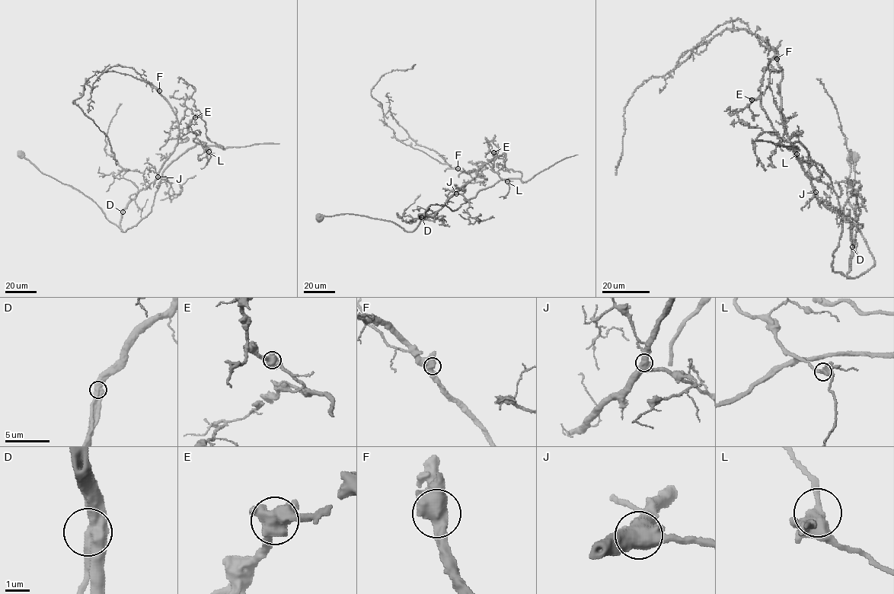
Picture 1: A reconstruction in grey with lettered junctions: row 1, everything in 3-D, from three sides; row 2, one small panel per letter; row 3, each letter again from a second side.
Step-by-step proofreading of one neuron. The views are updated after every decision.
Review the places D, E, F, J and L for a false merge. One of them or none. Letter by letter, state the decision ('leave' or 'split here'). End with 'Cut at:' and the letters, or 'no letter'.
D: leave
E: leave
F: leave
J: leave
L: leave
Cut at: no letter

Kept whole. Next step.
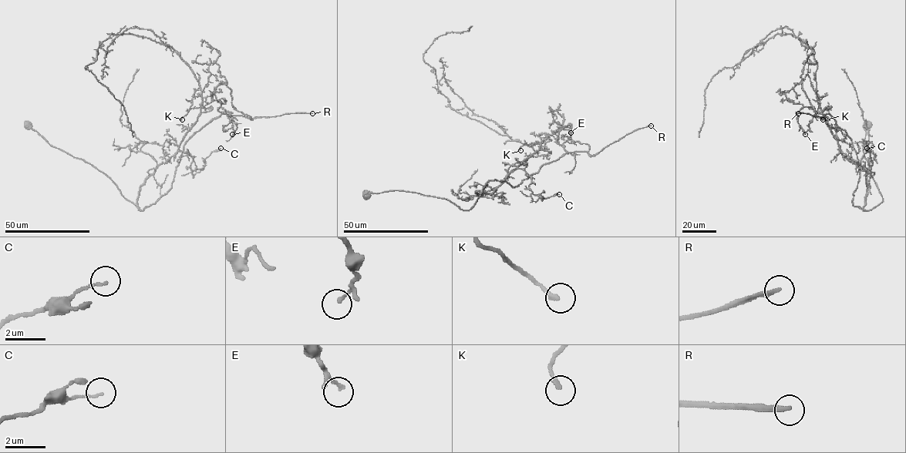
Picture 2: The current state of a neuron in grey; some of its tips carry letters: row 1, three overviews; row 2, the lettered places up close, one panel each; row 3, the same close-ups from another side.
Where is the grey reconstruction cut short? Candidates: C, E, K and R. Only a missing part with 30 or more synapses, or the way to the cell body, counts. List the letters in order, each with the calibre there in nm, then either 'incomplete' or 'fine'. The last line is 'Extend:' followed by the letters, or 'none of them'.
C: 110 nm thick; fine
E: 170 nm thick; fine
K: 200 nm thick; fine
R: 220 nm thick; incomplete
Extend: R

